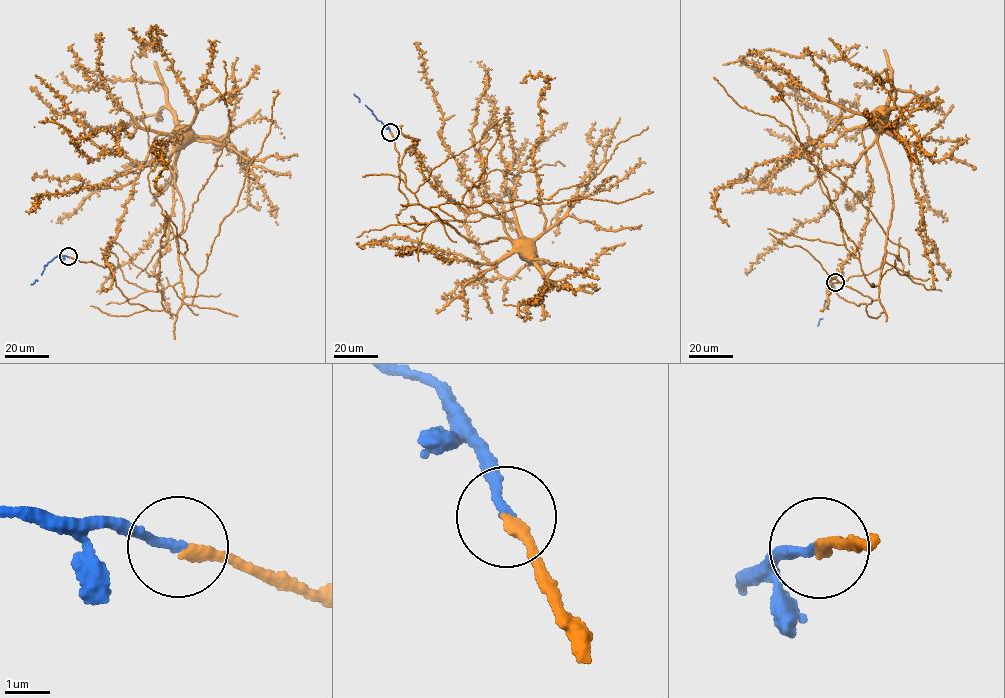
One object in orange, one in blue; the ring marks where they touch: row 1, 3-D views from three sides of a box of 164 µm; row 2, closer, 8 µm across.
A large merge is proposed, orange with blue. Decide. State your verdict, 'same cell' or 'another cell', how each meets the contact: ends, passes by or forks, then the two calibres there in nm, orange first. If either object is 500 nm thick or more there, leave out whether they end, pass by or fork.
same cell; orange ends; blue ends; calibres 200 and 180 nm

